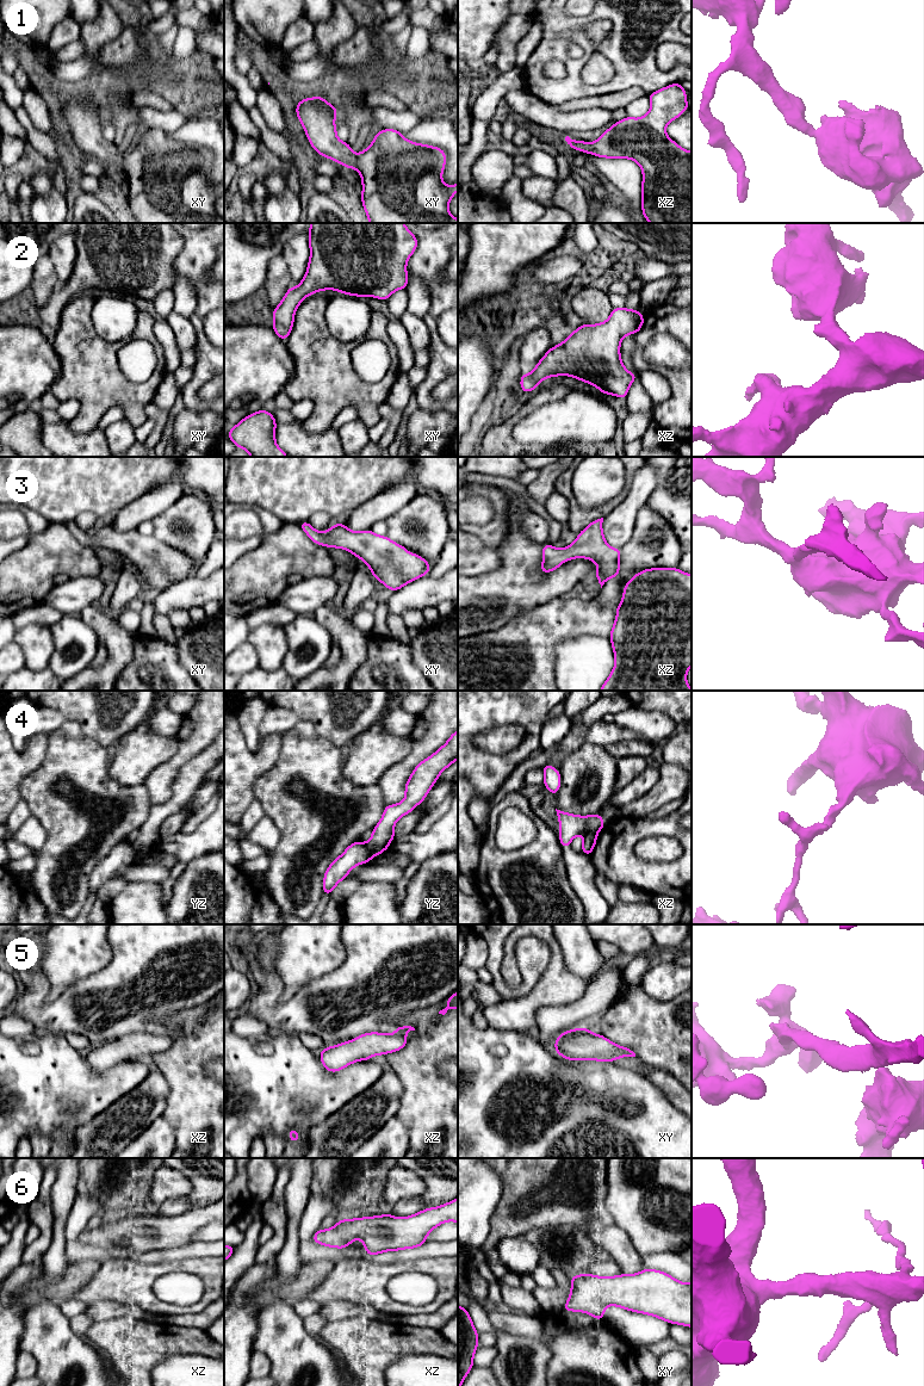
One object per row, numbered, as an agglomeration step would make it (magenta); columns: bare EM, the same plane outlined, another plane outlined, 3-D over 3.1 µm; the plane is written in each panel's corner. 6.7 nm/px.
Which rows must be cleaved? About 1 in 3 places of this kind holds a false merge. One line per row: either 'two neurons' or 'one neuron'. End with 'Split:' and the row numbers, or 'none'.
1: one neuron
2: one neuron
3: one neuron
4: two neurons
5: one neuron
6: one neuron
Split: 4

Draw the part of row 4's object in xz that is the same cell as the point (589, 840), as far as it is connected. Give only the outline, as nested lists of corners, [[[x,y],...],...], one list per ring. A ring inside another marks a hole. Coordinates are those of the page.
[[[595,834],[584,835],[581,852],[585,855],[590,855],[595,848],[596,840],[597,840],[597,835]]]

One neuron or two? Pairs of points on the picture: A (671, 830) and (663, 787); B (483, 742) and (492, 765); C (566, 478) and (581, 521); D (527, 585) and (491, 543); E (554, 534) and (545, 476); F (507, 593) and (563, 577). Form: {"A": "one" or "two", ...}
{"A": "two", "B": "two", "C": "one", "D": "two", "E": "two", "F": "one"}

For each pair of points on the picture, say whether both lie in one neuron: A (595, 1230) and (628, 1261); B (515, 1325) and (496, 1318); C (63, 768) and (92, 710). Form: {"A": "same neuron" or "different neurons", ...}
{"A": "same neuron", "B": "same neuron", "C": "different neurons"}

